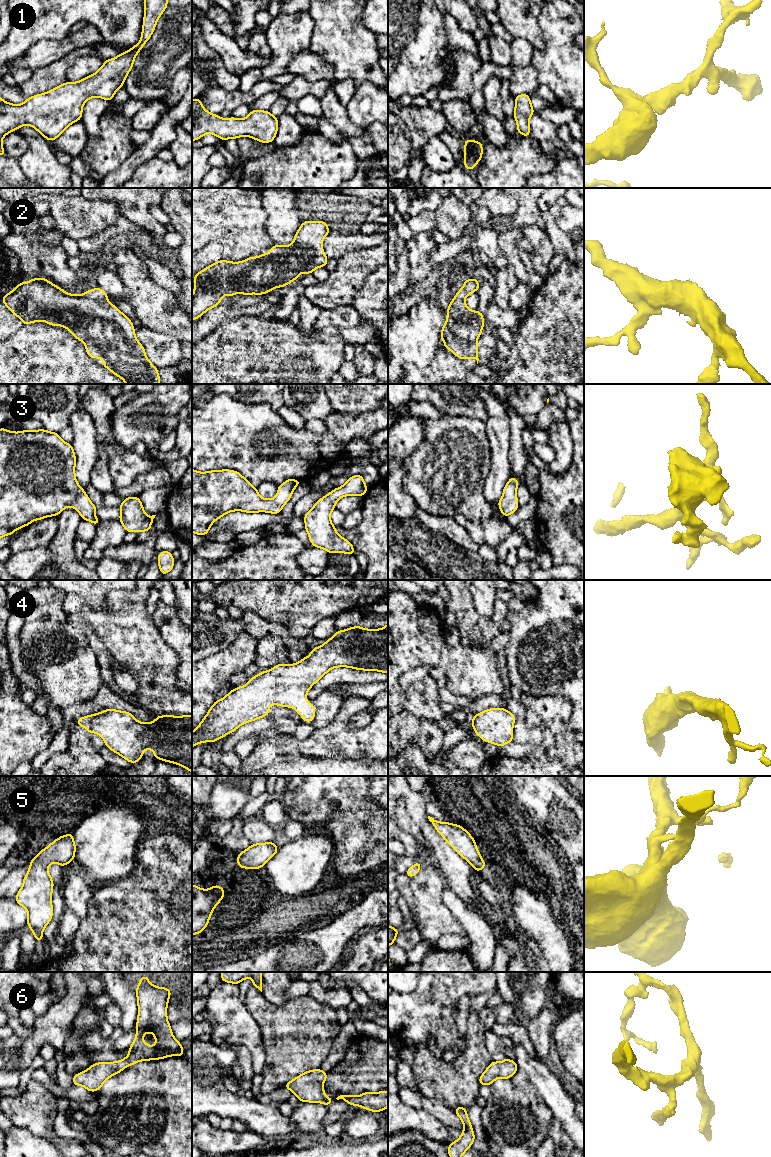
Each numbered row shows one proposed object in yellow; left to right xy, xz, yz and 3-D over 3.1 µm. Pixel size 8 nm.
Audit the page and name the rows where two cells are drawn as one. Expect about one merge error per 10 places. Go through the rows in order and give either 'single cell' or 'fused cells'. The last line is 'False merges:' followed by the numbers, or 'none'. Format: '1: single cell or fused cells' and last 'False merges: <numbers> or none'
1: single cell
2: single cell
3: single cell
4: single cell
5: single cell
6: single cell
False merges: none

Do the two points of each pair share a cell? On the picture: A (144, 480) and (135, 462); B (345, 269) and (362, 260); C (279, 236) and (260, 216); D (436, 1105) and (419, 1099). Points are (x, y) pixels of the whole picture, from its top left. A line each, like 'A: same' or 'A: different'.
A: different
B: same
C: different
D: same

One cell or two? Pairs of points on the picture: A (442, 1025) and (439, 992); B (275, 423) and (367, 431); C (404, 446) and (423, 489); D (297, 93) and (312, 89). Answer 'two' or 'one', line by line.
A: one
B: one
C: two
D: one

